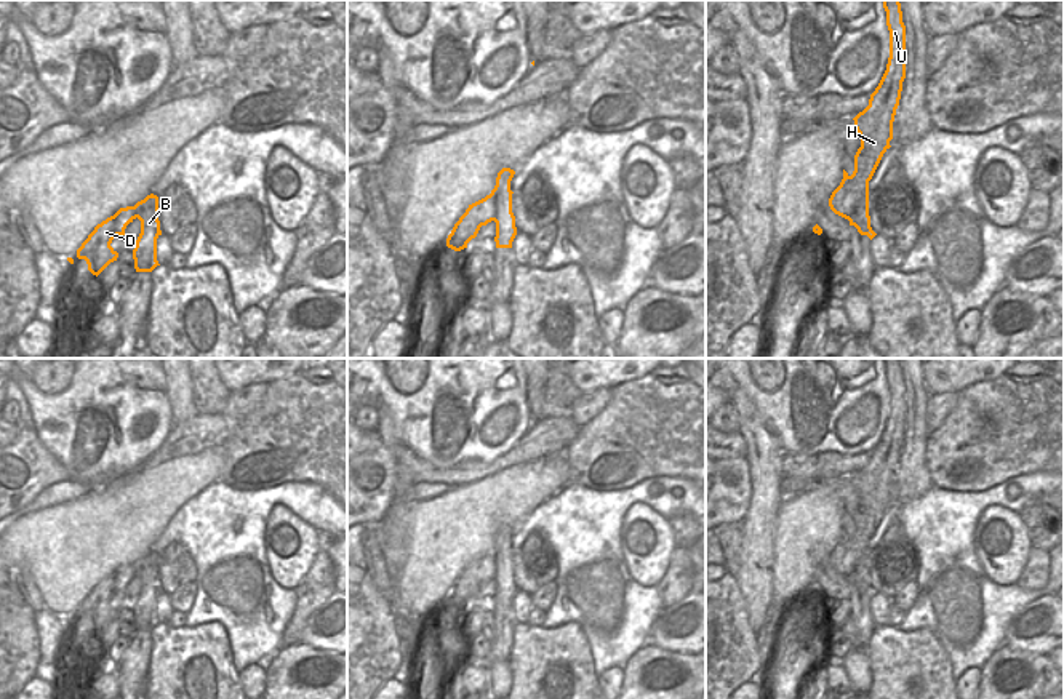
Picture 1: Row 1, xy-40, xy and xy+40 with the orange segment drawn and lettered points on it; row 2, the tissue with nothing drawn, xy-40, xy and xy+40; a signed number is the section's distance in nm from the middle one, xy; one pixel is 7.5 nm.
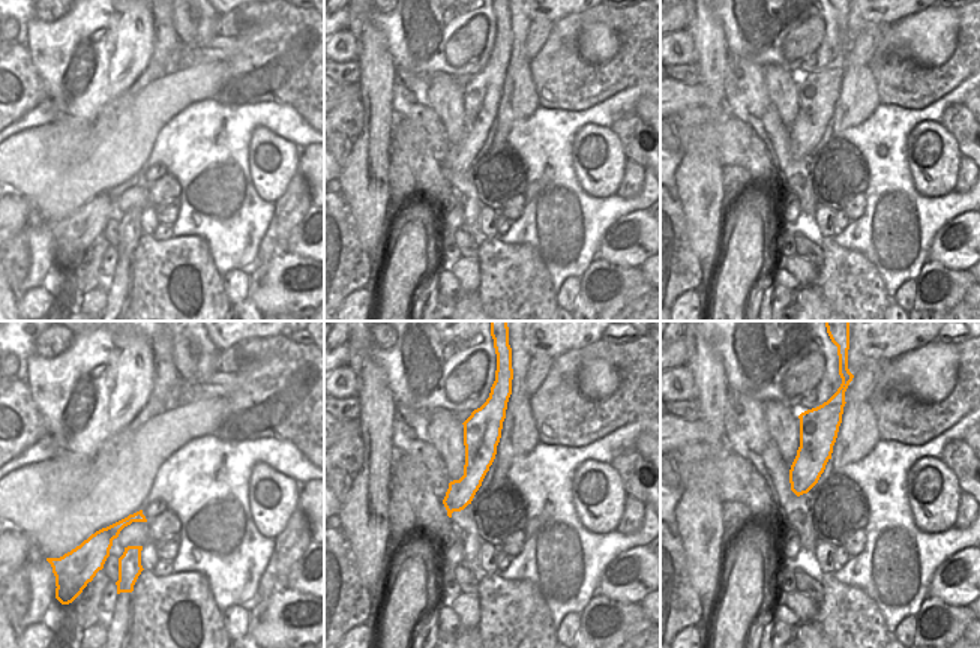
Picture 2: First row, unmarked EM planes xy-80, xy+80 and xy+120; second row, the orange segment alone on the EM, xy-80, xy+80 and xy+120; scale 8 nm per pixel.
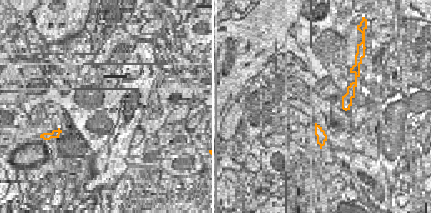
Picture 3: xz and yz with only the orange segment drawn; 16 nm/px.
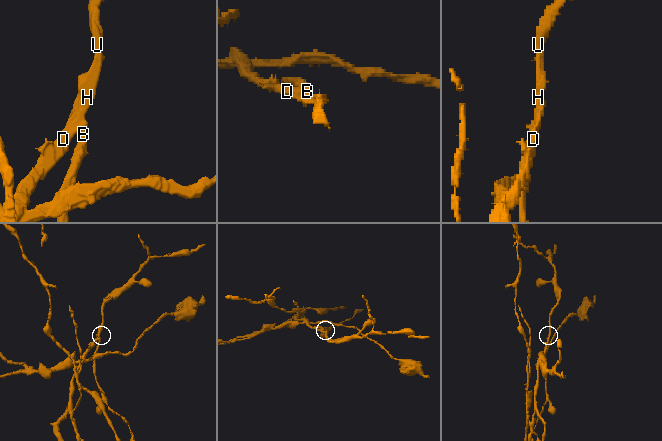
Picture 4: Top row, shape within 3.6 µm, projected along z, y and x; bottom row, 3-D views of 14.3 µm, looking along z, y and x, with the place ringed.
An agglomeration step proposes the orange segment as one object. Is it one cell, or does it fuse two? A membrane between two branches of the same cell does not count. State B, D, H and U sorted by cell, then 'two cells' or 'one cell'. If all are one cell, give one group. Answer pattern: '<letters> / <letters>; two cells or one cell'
B / D H U; two cells

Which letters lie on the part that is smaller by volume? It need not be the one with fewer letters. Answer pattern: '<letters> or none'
B

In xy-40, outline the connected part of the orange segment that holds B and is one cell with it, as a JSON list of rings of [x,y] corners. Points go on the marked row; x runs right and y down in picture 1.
[[[152,195],[146,205],[142,200],[134,205],[138,219],[141,221],[141,234],[133,250],[136,272],[152,272],[157,261],[157,238],[162,235],[158,221],[158,197]]]

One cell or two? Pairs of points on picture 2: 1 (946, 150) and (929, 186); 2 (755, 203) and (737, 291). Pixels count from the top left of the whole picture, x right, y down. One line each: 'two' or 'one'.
1: one
2: one

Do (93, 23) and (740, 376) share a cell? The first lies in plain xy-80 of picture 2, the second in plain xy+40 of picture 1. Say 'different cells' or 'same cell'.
same cell

